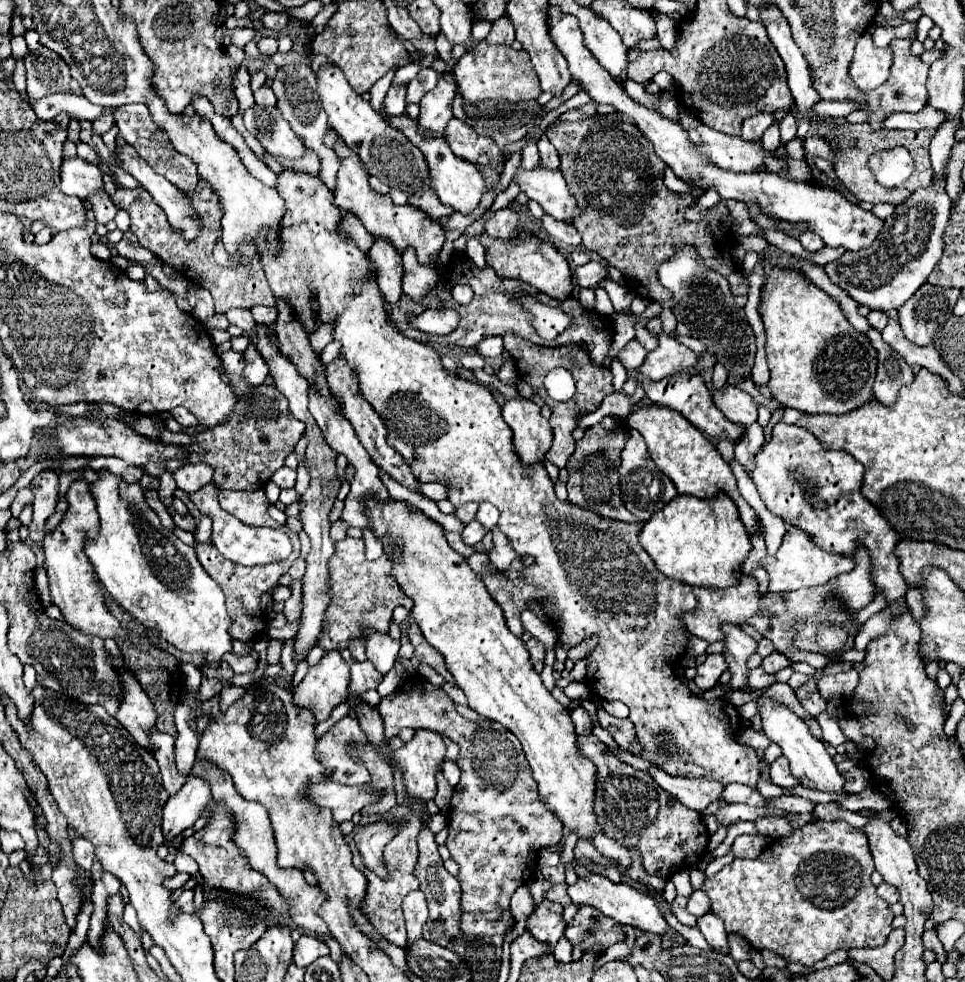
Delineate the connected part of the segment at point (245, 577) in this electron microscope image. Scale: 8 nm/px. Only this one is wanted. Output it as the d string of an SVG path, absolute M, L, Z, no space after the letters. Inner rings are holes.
M292 533L292 545L294 545L292 555L284 563L274 563L274 565L246 567L234 564L222 557L211 544L213 544L211 541L205 544L195 542L194 549L196 549L198 561L202 563L206 573L222 587L222 591L226 595L226 609L228 609L228 615L232 619L232 637L240 639L240 641L248 641L248 639L254 639L254 637L262 635L264 627L266 627L266 619L262 619L264 613L260 611L258 601L266 591L270 591L278 583L278 577L282 573L286 573L290 569L290 565L300 557L300 539L298 539L298 535Z

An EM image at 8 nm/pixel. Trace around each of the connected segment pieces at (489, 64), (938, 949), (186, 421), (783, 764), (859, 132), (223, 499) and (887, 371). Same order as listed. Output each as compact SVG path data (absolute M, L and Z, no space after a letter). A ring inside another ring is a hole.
M484 39L476 41L474 47L460 57L460 61L454 65L454 77L468 105L476 105L488 99L520 103L520 101L538 99L538 95L542 93L530 55L524 49L516 51L510 45L490 45Z
M935 929L926 930L922 936L923 945L926 949L932 949L936 952L936 957L940 963L944 964L947 960L946 953L943 945L938 939L937 932Z
M176 407L176 409L172 409L170 415L172 415L180 425L184 425L184 427L196 427L196 425L198 425L196 417L194 417L188 409L184 409L184 407Z
M778 757L772 765L770 765L770 781L780 785L780 787L794 787L800 783L800 779L796 779L792 773L790 773L790 767L788 767L788 761L786 757Z
M860 123L860 125L840 125L838 127L838 145L842 145L842 149L834 151L834 171L838 175L838 179L842 181L842 185L860 201L868 201L868 203L890 203L890 205L900 205L904 203L916 189L924 189L930 187L930 181L934 177L934 173L930 173L930 157L928 157L928 145L932 139L934 131L932 129L924 129L924 131L888 131L888 129L880 129L874 131L868 123ZM892 147L906 147L916 163L912 177L906 181L906 185L898 187L898 189L886 189L882 187L870 167L868 167L868 159L874 153L880 153L884 149L892 149Z
M222 489L220 491L220 507L228 513L232 513L236 519L248 523L248 525L256 525L256 527L274 527L274 529L282 529L286 533L288 527L276 523L270 515L268 515L268 507L270 501L262 489L256 491L232 491L232 489Z
M870 329L868 339L872 347L878 351L878 375L874 381L874 397L882 405L890 407L894 405L900 387L910 385L914 375L910 365L906 365L906 361L902 361L902 357L898 357L898 353L890 349L888 343L884 343L876 329Z

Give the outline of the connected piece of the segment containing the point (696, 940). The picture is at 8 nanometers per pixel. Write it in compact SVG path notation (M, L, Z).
M658 901L658 907L662 907L662 911L666 913L666 921L670 921L670 925L674 925L674 929L686 939L686 943L688 945L692 945L692 947L700 947L700 949L712 949L710 945L708 945L708 941L700 935L700 931L696 929L696 927L686 927L686 925L682 925L682 923L678 923L676 921L676 917L672 915L672 913L668 913L666 911L666 907L664 907L664 903L662 901Z

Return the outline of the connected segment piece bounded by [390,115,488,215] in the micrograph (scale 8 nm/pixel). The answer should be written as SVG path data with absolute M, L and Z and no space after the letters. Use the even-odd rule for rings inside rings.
M406 115L396 117L396 119L392 117L390 125L394 129L402 131L424 153L426 163L428 163L430 173L432 173L432 189L436 191L436 195L440 197L440 201L444 205L452 207L454 211L462 213L462 215L472 215L474 209L478 209L478 205L482 201L482 195L488 191L486 189L486 181L484 181L482 173L478 171L478 167L472 165L472 163L468 163L468 161L464 161L464 159L460 159L460 157L456 157L444 137L430 137L430 139L418 137L418 133L416 133L416 121L408 119Z

